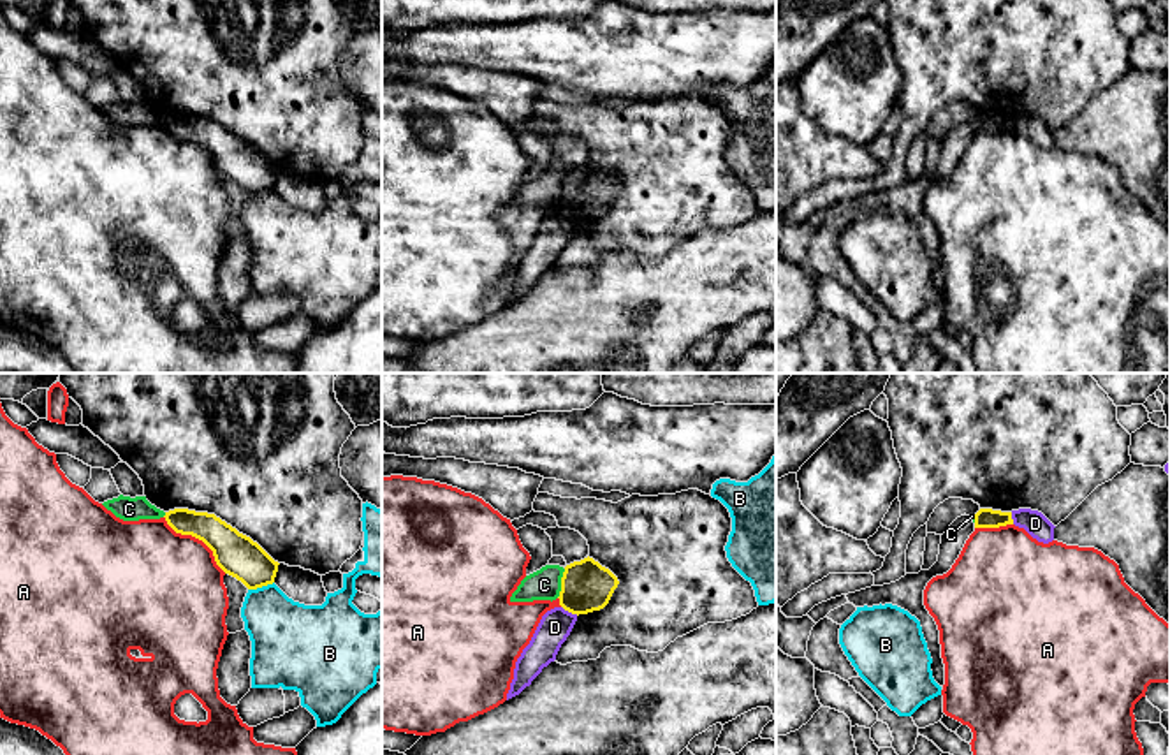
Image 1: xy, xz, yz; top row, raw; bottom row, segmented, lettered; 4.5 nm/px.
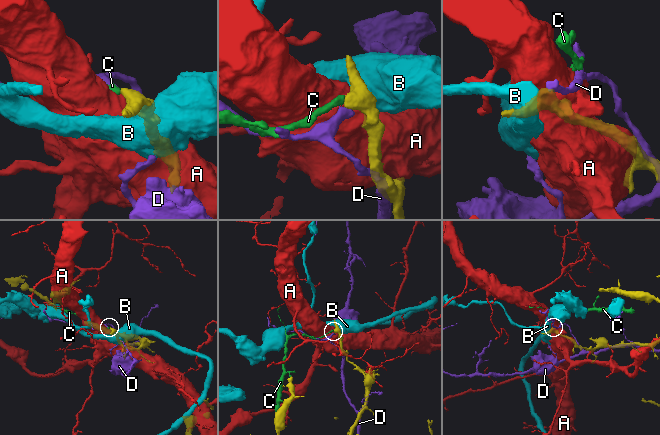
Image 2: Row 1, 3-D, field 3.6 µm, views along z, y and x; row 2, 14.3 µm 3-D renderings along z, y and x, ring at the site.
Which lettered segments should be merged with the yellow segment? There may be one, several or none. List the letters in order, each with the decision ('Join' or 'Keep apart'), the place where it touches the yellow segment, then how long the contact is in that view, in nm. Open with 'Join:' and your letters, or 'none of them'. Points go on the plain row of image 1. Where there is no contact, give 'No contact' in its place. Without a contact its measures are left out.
Join: none of them
A: Keep apart. Touches yellow at xy (197, 143). Shared border 380 nm
B: Keep apart. Touches yellow at xy (261, 192). Shared border 130 nm
C: Keep apart. Touches yellow at xz (562, 189). Shared border 140 nm
D: Keep apart. Touches yellow at xz (570, 217). Shared border 90 nm

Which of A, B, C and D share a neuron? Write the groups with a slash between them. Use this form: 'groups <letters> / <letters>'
groups A / B / C / D

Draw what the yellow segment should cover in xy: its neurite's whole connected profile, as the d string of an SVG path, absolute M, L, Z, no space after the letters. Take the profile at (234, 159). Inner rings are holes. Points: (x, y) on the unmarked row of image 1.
M174 114L164 123L176 139L202 146L213 157L216 171L248 195L274 188L280 169L215 120Z

